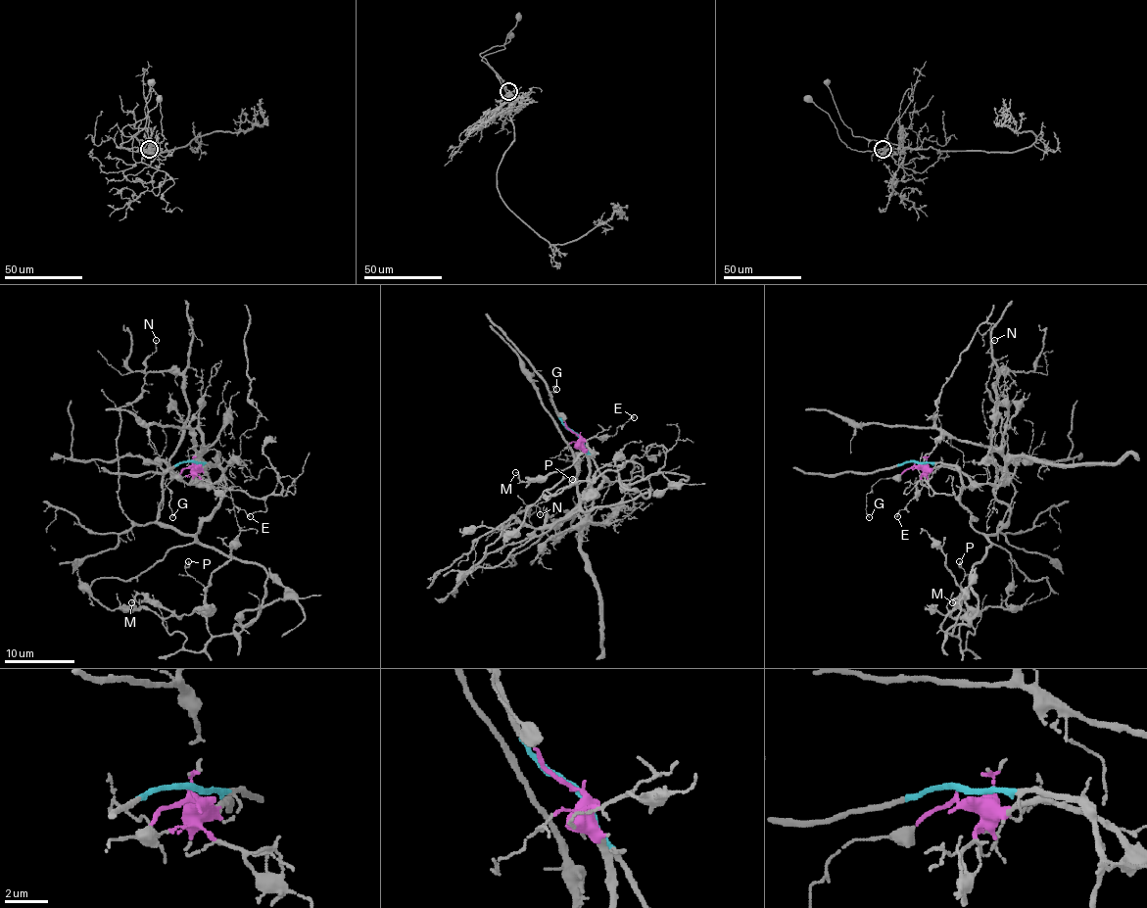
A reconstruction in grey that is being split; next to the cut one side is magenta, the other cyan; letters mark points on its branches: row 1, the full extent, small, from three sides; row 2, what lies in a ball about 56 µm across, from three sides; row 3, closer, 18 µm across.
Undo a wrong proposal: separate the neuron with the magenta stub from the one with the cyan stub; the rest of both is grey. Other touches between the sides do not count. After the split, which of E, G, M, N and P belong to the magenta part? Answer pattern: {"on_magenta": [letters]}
{"on_magenta": ["E", "G"]}

